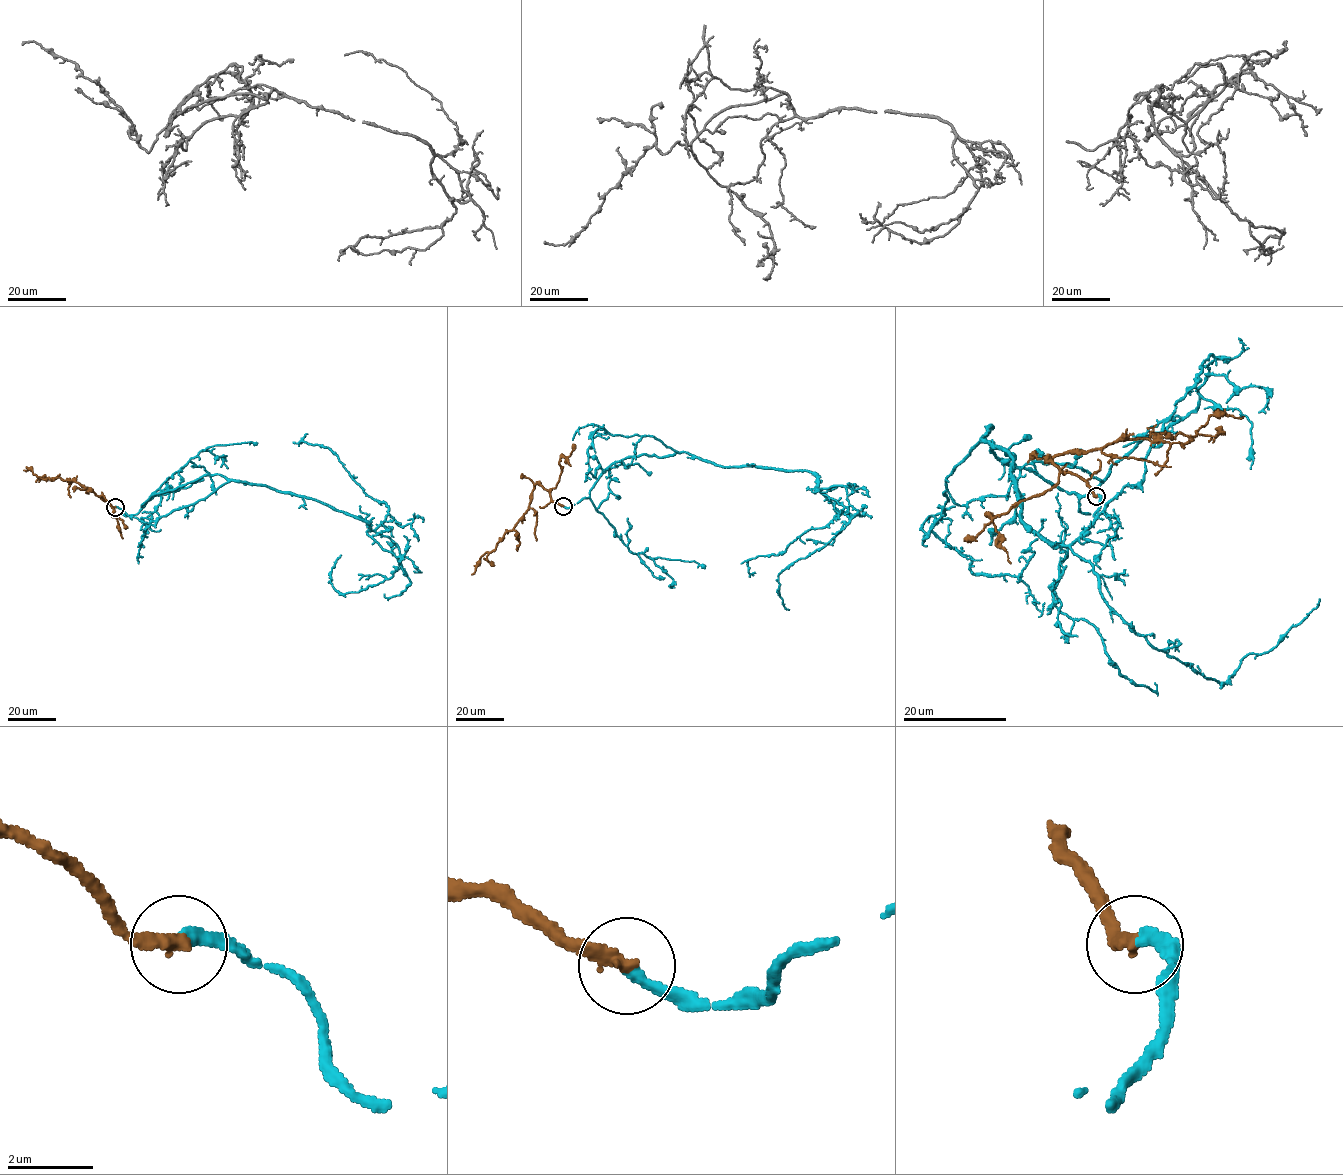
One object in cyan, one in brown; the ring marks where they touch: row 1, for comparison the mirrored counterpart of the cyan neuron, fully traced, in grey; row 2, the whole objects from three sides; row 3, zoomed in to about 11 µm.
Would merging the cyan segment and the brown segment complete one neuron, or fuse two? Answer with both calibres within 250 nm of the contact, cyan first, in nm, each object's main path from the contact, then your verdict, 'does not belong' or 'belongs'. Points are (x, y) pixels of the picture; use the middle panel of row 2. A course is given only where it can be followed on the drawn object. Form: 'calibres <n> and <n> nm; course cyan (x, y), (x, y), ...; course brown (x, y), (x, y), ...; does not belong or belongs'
calibres 280 and 320 nm; course cyan (562, 506), (588, 498), (613, 464), (646, 454), (809, 471), (849, 521), (778, 576), (789, 610); course brown (562, 505), (536, 484), (529, 508), (496, 548), (481, 557), (472, 574); belongs

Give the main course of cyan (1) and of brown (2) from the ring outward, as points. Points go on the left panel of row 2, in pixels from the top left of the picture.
1: (114, 507), (133, 515), (220, 474), (361, 518), (401, 566), (340, 593), (341, 555)
2: (114, 507), (79, 483), (59, 477), (42, 479), (32, 469), (24, 470)

